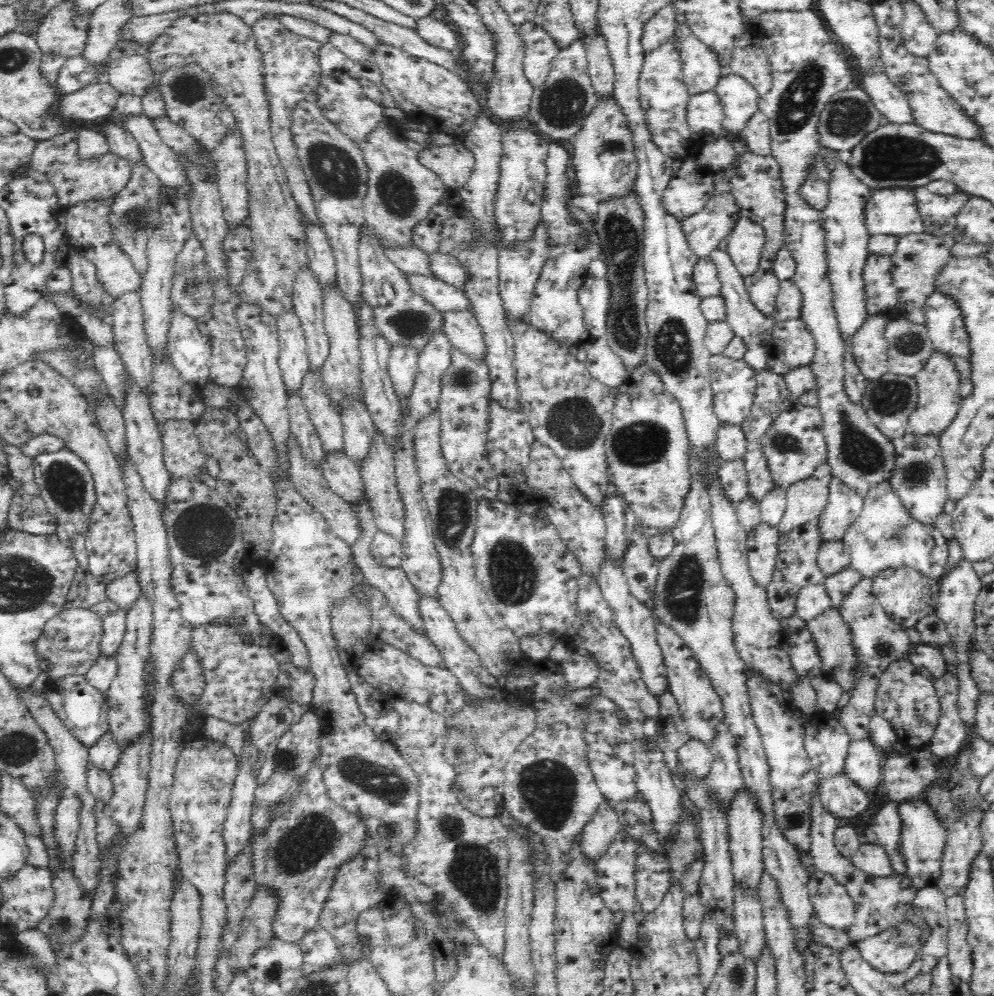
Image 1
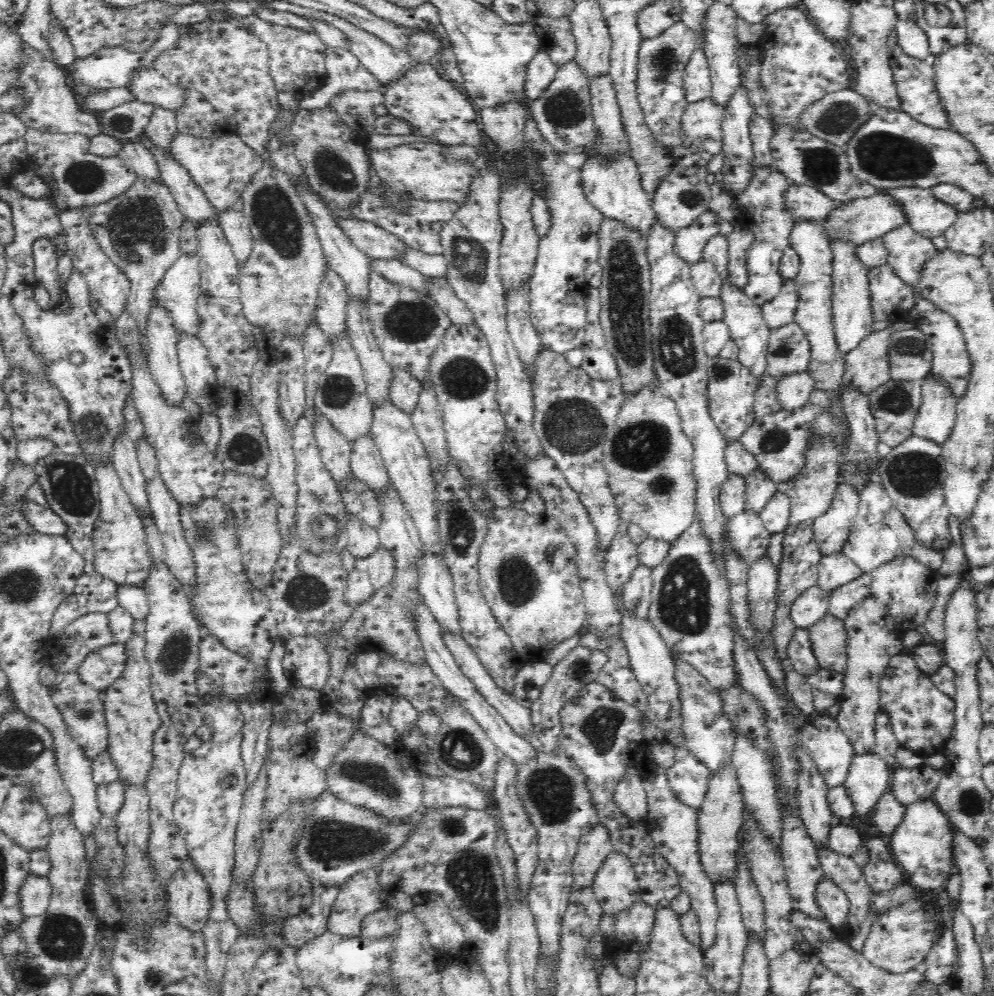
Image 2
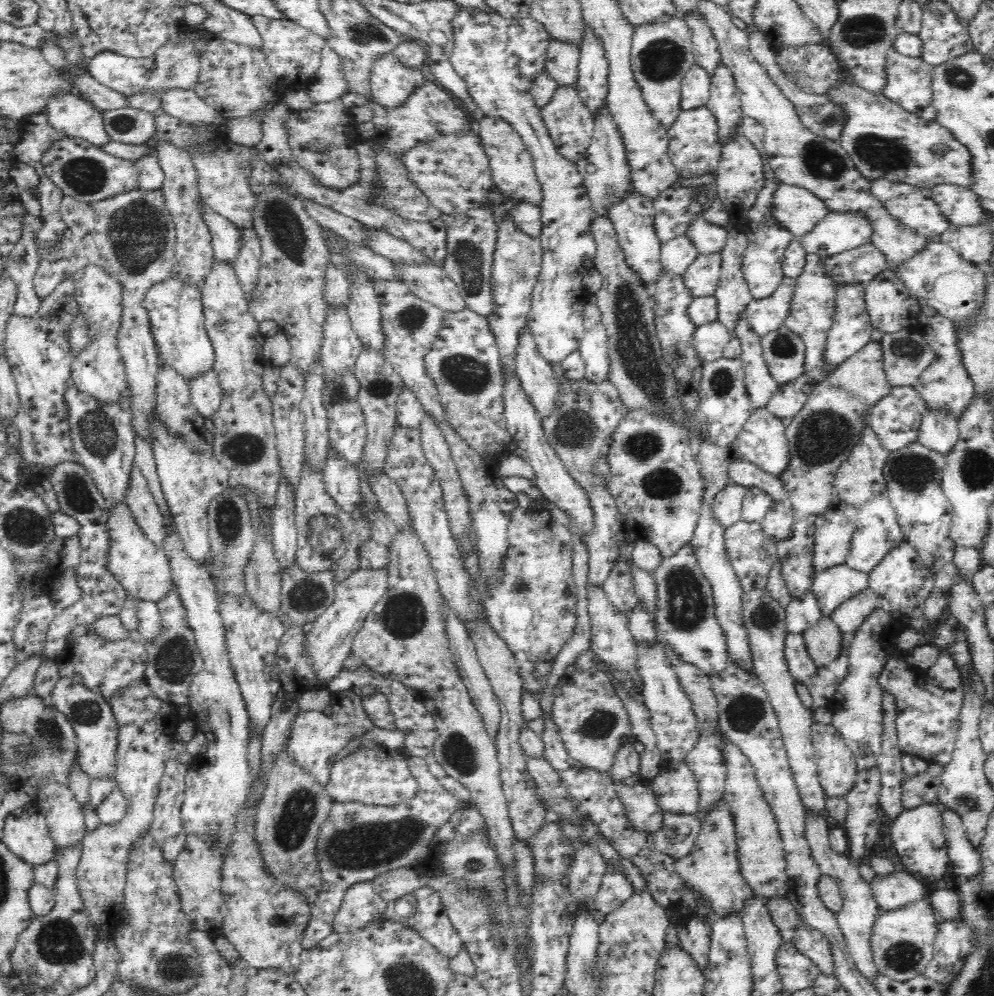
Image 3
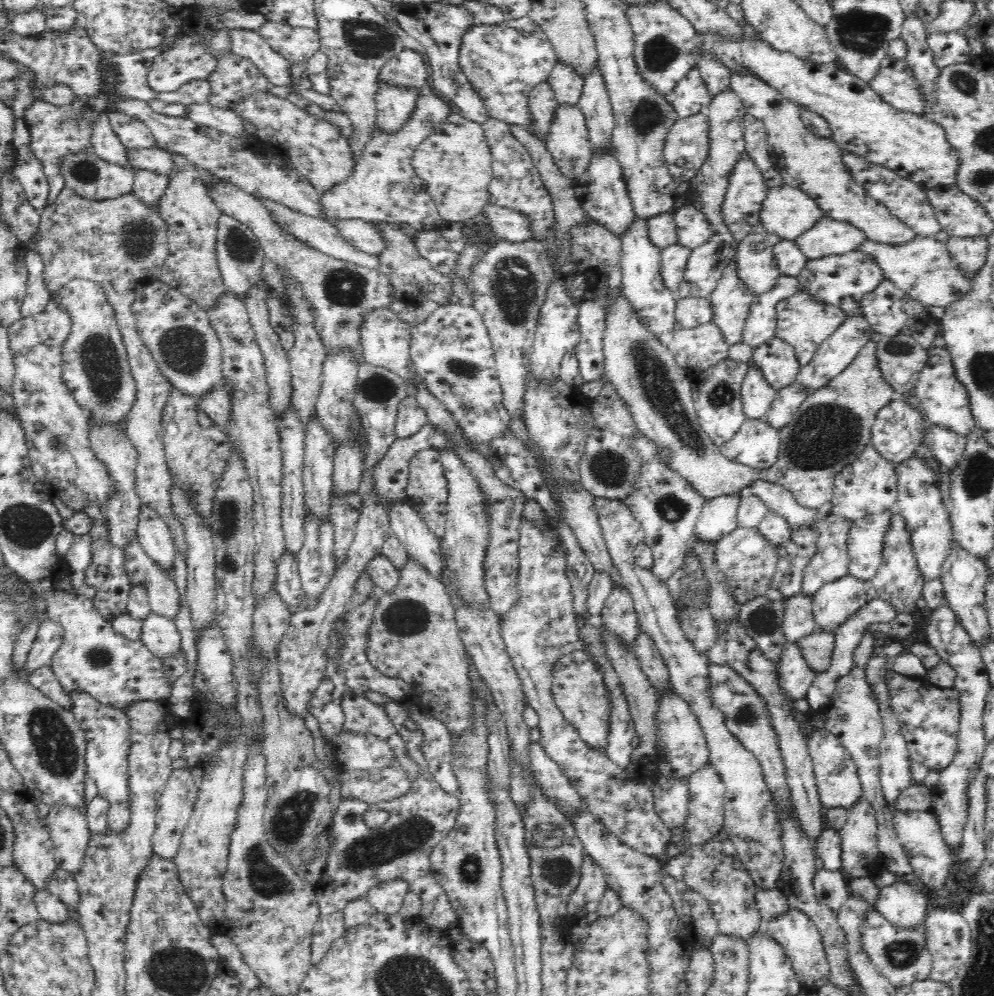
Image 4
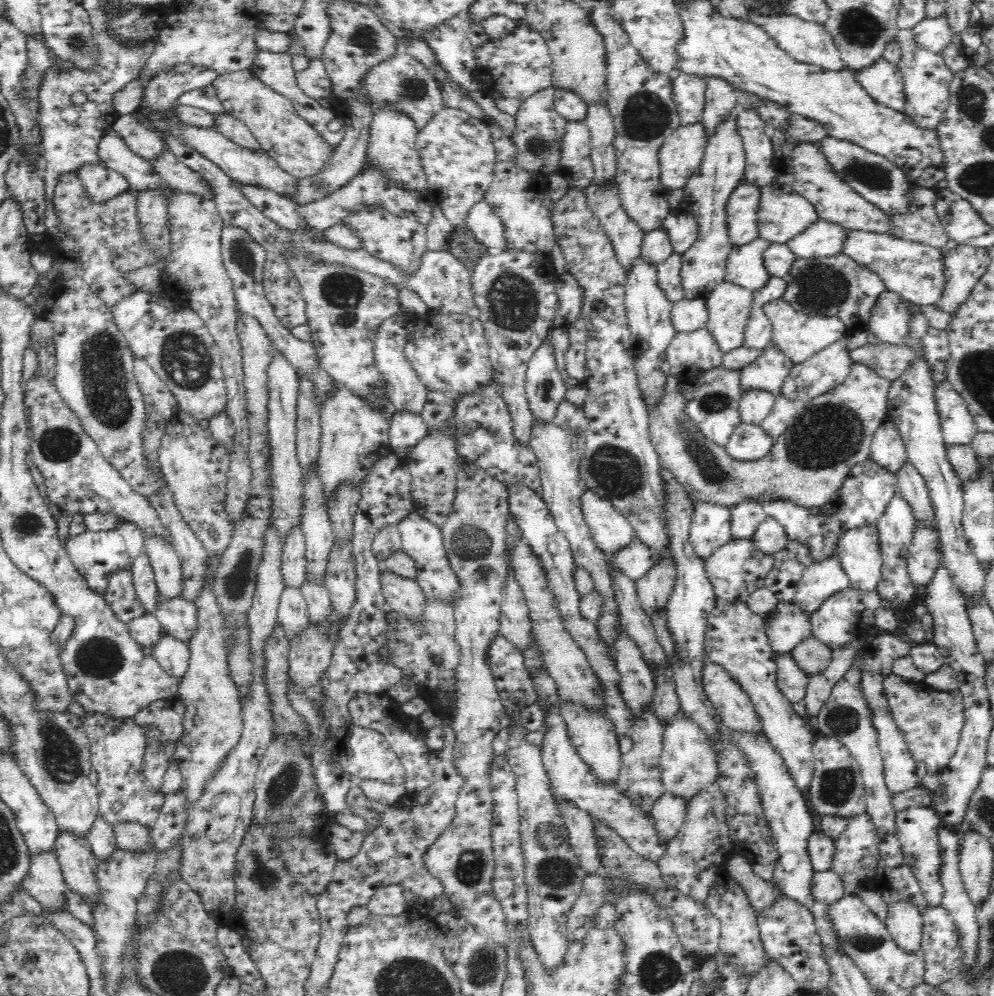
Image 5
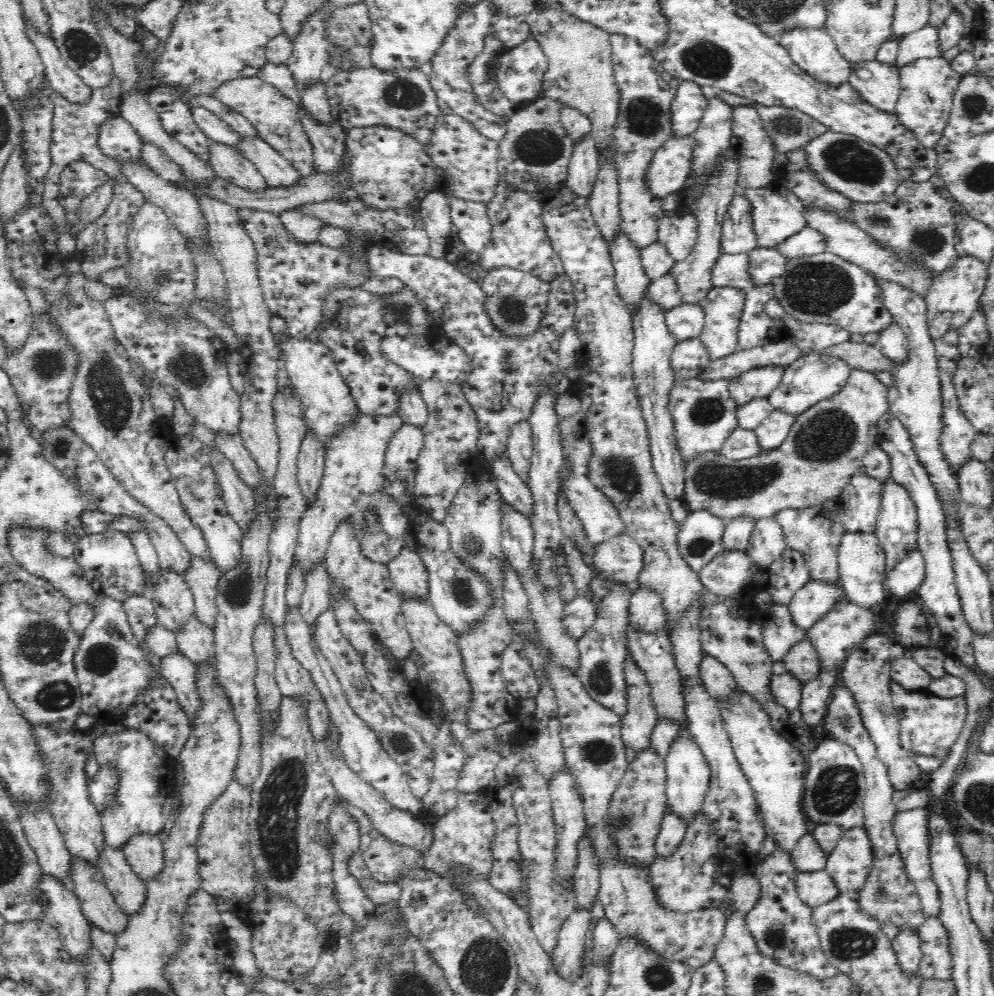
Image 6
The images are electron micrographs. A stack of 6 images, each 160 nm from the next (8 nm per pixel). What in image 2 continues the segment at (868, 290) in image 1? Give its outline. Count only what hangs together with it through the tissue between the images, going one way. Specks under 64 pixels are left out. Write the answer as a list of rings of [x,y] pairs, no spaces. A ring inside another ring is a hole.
[[[887,264],[870,268],[868,278],[874,320],[908,324],[909,310],[914,306],[912,287],[904,284]]]

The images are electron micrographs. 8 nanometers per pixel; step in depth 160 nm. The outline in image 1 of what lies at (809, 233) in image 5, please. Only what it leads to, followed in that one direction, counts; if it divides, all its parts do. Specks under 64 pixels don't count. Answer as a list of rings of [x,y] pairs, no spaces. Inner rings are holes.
[[[910,188],[875,189],[864,211],[871,236],[892,234],[904,236],[922,234],[926,225],[920,216],[916,192]]]

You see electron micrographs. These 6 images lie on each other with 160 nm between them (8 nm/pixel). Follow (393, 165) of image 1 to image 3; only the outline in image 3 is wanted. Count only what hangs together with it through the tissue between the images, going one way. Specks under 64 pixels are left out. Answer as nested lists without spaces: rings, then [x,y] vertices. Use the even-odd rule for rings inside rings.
[[[471,130],[467,133],[439,136],[436,140],[419,144],[404,151],[402,165],[408,169],[408,179],[437,206],[443,217],[451,217],[456,212],[466,212],[488,200],[488,190],[492,188],[489,158],[484,152],[480,137]]]

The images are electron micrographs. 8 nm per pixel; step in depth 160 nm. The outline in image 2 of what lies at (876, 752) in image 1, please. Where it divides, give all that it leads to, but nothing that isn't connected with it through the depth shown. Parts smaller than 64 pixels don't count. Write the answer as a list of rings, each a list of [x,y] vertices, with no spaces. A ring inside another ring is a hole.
[[[854,754],[843,785],[854,803],[855,815],[871,815],[880,797],[888,792],[890,774],[887,762],[879,754]]]

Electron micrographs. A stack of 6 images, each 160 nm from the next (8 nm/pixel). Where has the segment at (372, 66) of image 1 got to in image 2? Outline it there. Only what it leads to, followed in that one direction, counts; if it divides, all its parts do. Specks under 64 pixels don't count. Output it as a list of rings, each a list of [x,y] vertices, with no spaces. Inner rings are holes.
[[[328,47],[325,51],[325,72],[319,88],[306,94],[300,101],[301,108],[312,110],[328,106],[336,92],[346,88],[360,91],[385,92],[382,84],[370,71],[366,70],[349,49]]]

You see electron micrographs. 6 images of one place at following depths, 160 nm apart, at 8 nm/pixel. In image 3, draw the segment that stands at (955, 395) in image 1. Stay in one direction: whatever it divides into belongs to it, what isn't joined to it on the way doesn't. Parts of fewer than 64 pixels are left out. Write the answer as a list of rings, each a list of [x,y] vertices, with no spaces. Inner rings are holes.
[[[927,408],[921,421],[917,442],[935,452],[946,455],[959,438],[959,418],[946,409]]]

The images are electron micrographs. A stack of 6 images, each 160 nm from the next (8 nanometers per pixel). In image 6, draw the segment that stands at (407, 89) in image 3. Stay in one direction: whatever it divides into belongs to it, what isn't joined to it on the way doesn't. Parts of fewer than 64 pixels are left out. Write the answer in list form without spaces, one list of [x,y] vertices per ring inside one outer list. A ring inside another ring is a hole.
[[[376,124],[376,126],[356,127],[346,130],[346,148],[351,156],[351,192],[372,208],[410,208],[418,206],[430,193],[436,190],[439,171],[432,167],[432,159],[423,149],[423,144],[399,128]]]

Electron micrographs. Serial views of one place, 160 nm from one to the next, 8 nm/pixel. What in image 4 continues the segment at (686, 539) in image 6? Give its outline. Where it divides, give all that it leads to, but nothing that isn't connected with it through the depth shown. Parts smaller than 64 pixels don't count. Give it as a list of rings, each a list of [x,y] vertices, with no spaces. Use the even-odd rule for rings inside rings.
[[[732,492],[707,499],[696,523],[695,539],[717,543],[739,528],[737,510],[742,495],[742,492]]]

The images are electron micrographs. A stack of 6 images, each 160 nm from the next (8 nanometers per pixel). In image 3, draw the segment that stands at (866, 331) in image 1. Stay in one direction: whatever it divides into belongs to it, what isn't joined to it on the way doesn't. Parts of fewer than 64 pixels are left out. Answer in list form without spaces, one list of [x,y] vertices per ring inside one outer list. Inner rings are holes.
[[[870,341],[865,344],[856,354],[852,354],[830,372],[830,374],[819,382],[814,391],[808,397],[806,405],[798,412],[794,420],[789,423],[786,430],[788,437],[788,447],[792,454],[792,460],[788,464],[788,470],[779,477],[784,483],[784,488],[788,491],[793,511],[802,516],[821,515],[836,494],[833,482],[840,466],[852,453],[852,447],[857,444],[863,425],[867,420],[872,408],[890,393],[892,385],[887,379],[885,368],[883,367],[883,348],[881,341]]]

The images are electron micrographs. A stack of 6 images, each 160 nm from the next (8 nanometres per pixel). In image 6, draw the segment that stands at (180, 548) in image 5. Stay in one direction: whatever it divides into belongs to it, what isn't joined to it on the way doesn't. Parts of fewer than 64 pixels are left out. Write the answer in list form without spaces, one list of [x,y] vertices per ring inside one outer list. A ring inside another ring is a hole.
[[[190,555],[192,555],[192,560],[190,560],[188,568],[184,570],[182,575],[188,583],[188,586],[192,591],[192,596],[194,597],[195,615],[200,622],[207,624],[213,629],[217,614],[216,601],[214,601],[216,600],[216,584],[218,584],[222,571],[211,557]]]

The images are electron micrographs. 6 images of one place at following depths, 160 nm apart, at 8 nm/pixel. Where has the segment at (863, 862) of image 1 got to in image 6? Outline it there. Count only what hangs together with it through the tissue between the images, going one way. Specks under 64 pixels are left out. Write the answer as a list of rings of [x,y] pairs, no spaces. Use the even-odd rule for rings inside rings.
[[[900,927],[899,930],[897,936],[891,940],[892,947],[903,971],[917,974],[923,958],[922,941],[918,937],[918,931],[910,927]]]

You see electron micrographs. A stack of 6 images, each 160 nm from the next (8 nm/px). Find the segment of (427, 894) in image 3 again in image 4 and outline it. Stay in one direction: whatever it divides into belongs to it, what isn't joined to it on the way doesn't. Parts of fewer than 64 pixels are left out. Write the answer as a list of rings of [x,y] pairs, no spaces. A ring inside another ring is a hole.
[[[394,701],[380,705],[386,709],[390,723],[404,739],[406,755],[420,767],[420,774],[414,778],[410,792],[400,798],[370,804],[347,798],[341,798],[338,802],[327,833],[329,850],[324,874],[315,888],[320,915],[312,934],[313,964],[320,963],[333,942],[347,930],[343,918],[344,908],[352,900],[367,896],[370,888],[391,879],[405,881],[409,890],[422,899],[423,906],[418,917],[425,926],[444,932],[450,924],[459,921],[449,896],[432,875],[430,857],[434,847],[454,828],[461,802],[442,790],[428,770],[428,763],[420,751],[422,731],[410,731],[404,727],[404,722],[410,718],[408,712]],[[372,808],[388,812],[384,824],[378,827],[366,824],[365,812]]]

